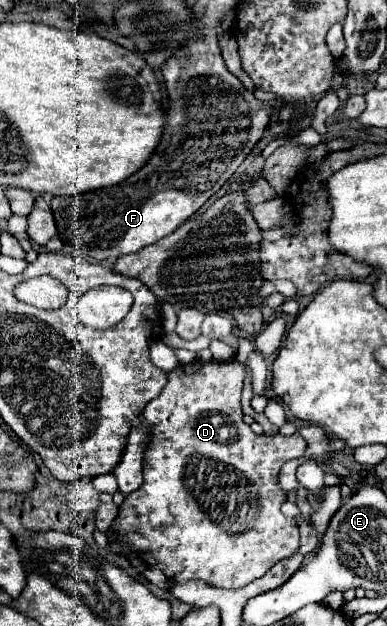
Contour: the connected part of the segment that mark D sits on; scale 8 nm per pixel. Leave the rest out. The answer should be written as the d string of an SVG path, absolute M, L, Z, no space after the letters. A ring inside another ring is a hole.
M235 359L225 363L195 361L169 373L169 381L161 395L147 403L141 415L153 429L153 439L145 451L145 481L139 491L125 497L109 529L109 543L115 547L113 553L137 553L149 567L161 569L173 583L199 579L211 587L239 589L263 577L277 561L299 549L299 527L293 519L289 527L287 517L281 513L287 493L279 487L277 477L285 461L305 453L307 441L299 433L289 437L281 433L255 435L243 421L243 379L245 367Z

